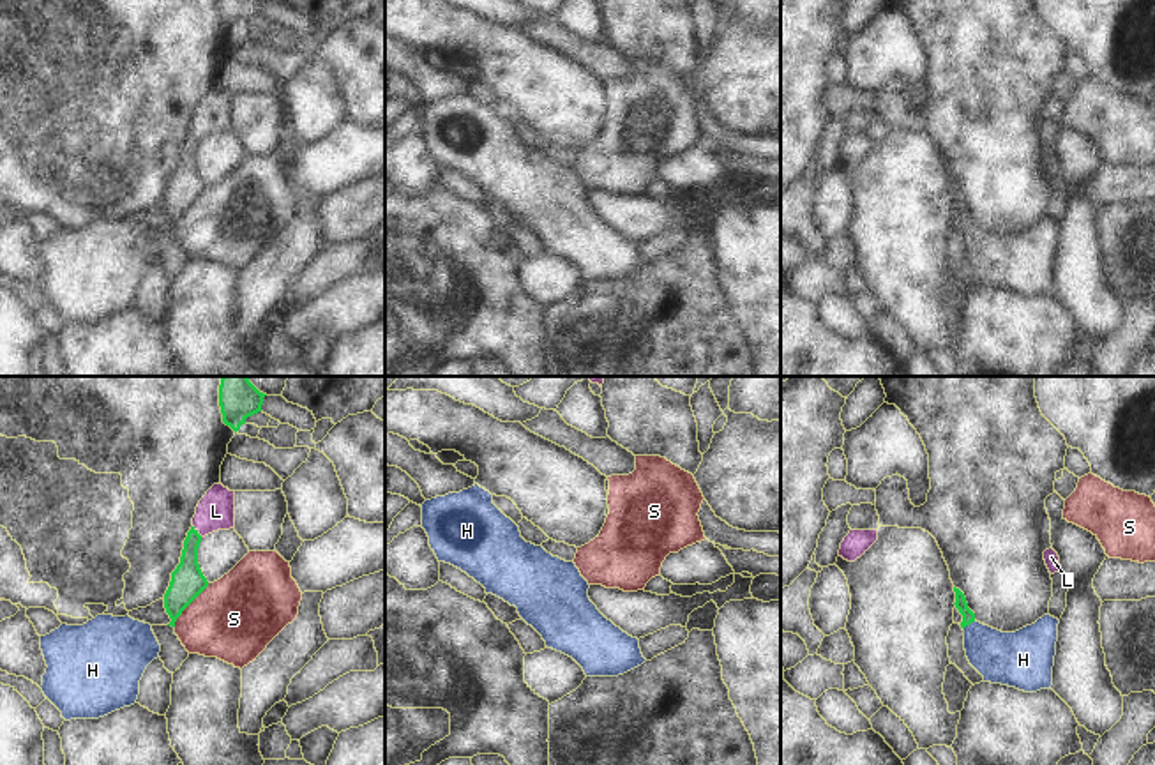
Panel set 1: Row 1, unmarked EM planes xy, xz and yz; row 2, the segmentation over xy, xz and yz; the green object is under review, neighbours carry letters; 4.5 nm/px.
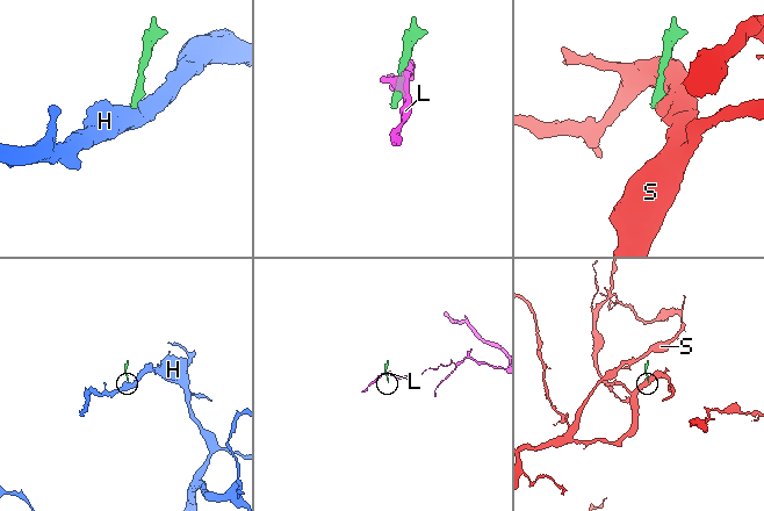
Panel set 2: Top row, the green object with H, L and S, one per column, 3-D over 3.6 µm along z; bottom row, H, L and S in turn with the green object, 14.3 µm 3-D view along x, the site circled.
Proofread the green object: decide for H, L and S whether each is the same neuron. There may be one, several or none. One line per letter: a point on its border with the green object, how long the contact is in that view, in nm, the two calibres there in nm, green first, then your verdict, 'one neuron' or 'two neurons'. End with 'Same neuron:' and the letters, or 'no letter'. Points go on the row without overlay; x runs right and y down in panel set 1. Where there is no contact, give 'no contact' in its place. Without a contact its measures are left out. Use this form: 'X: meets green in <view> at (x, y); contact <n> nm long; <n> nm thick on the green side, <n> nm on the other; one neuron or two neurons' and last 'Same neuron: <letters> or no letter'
H: meets green in yz at (968, 228); contact 80 nm long; 60 nm thick on the green side, 240 nm on the other; one neuron
L: meets green in xy at (196, 135); contact 70 nm long; 160 nm thick on the green side, 180 nm on the other; two neurons
S: meets green in xy at (189, 207); contact 260 nm long; 160 nm thick on the green side, 380 nm on the other; two neurons
Same neuron: H

